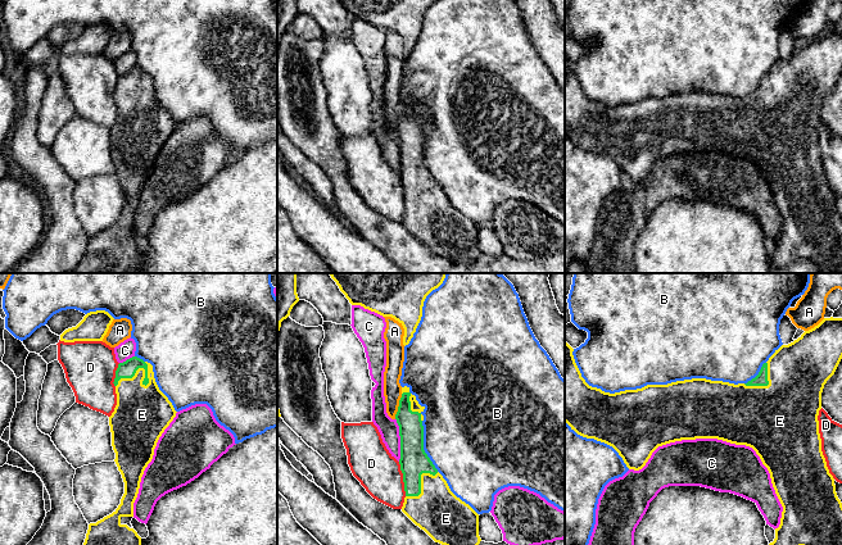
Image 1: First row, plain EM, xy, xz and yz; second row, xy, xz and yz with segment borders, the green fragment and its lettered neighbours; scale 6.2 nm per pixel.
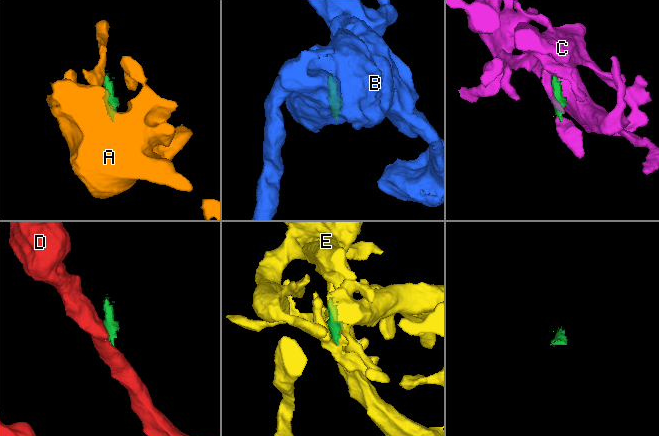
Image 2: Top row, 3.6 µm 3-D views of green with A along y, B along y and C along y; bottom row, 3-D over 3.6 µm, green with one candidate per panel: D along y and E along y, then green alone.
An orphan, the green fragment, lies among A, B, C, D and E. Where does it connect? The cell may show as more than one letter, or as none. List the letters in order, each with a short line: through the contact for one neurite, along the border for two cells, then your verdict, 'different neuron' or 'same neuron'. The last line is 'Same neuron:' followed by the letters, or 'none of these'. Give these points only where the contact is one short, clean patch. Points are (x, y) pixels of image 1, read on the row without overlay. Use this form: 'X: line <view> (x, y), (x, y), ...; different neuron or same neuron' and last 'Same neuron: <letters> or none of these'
A: line xz (402, 107), (394, 131); different neuron
B: different neuron
C: different neuron
D: line xz (398, 175), (406, 208); different neuron
E: same neuron
Same neuron: E

